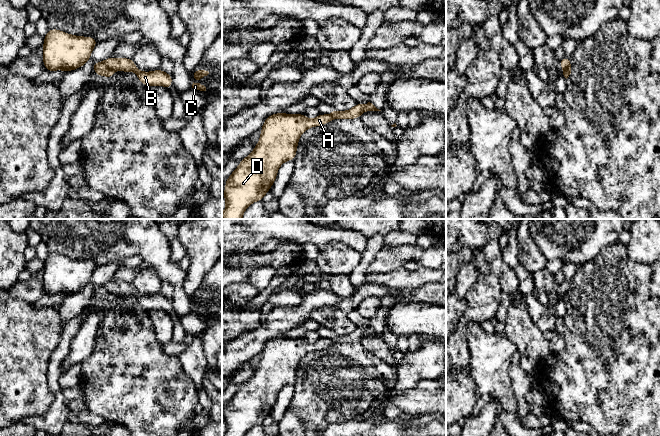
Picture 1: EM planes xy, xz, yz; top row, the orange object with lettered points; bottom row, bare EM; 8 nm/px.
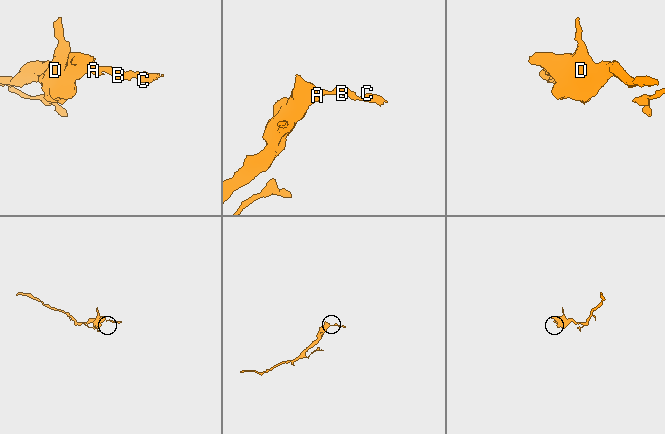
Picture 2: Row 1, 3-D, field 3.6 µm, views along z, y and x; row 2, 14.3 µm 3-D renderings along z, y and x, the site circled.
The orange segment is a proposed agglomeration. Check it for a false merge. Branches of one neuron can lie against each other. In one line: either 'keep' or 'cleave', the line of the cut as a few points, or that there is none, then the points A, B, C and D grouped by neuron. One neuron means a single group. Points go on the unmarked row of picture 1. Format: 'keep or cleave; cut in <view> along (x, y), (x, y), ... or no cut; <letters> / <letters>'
cleave; cut in yz along (570, 288), (563, 296); A D / B C

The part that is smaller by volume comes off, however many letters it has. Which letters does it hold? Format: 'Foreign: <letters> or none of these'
Foreign: B, C

